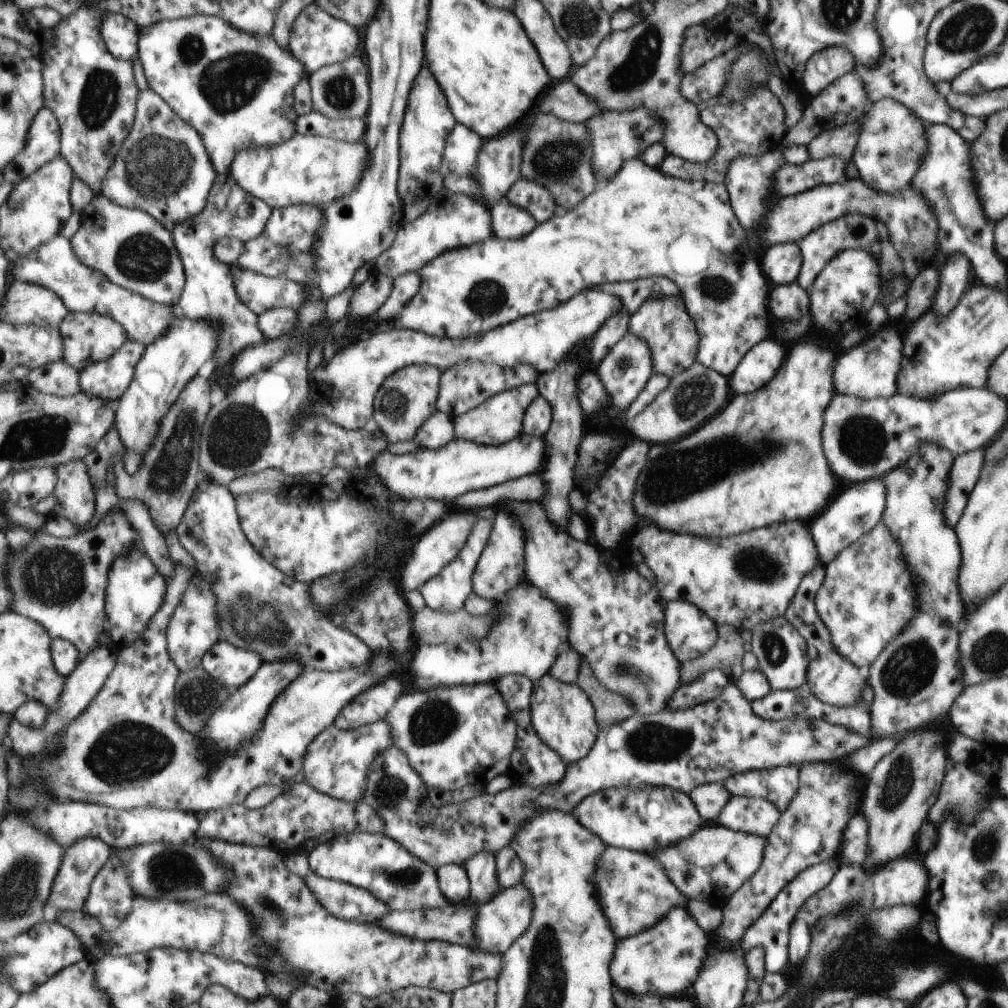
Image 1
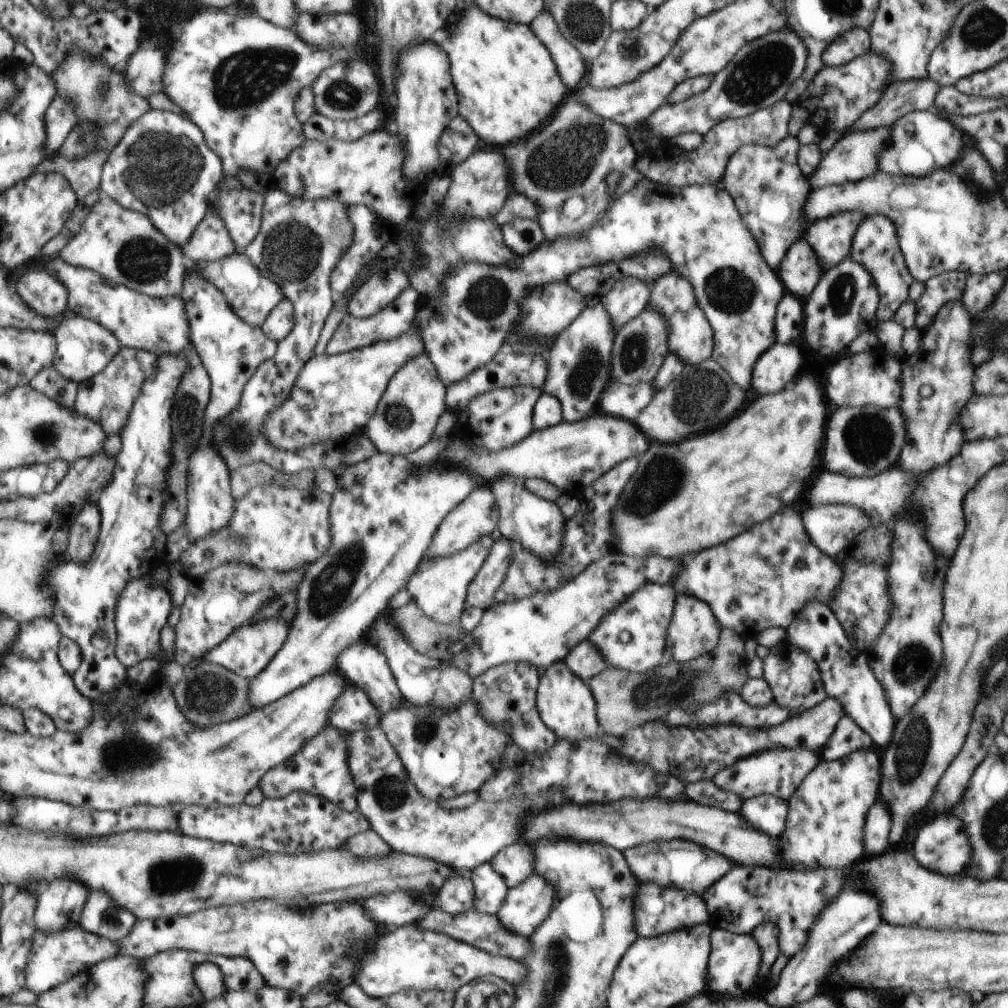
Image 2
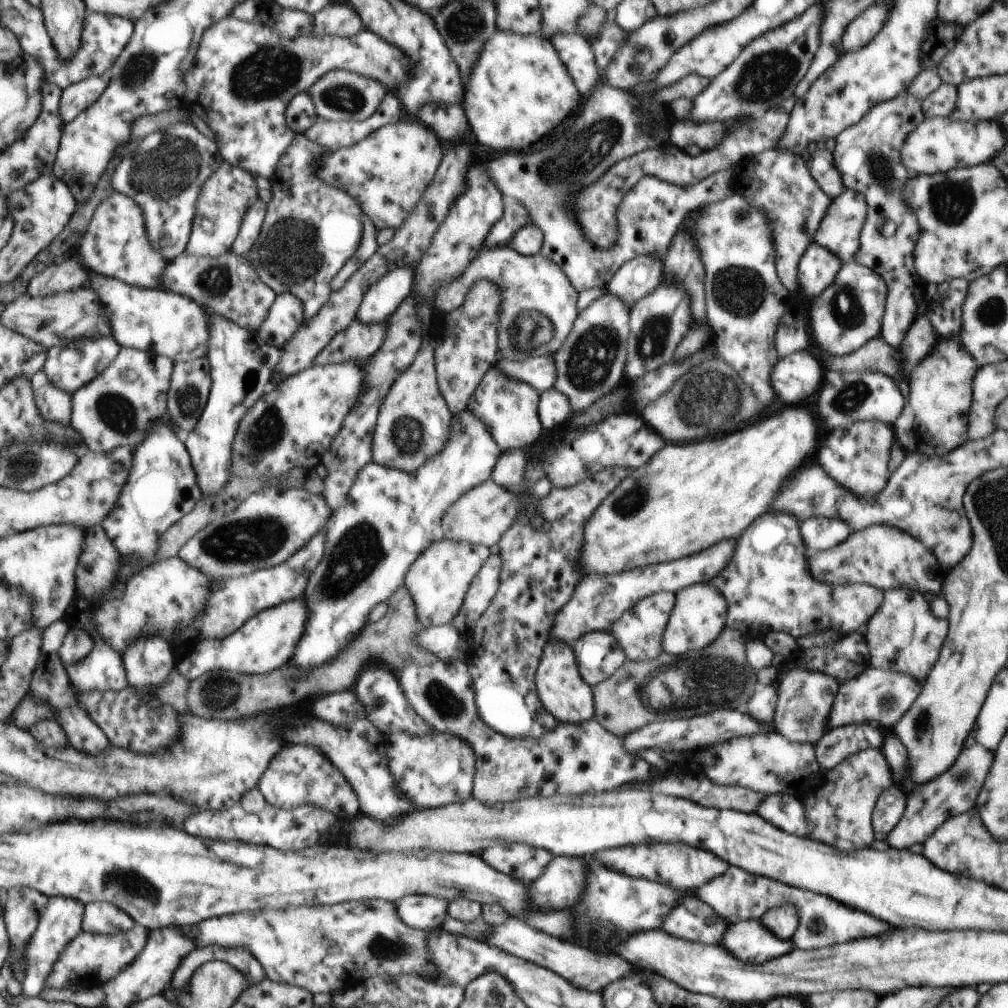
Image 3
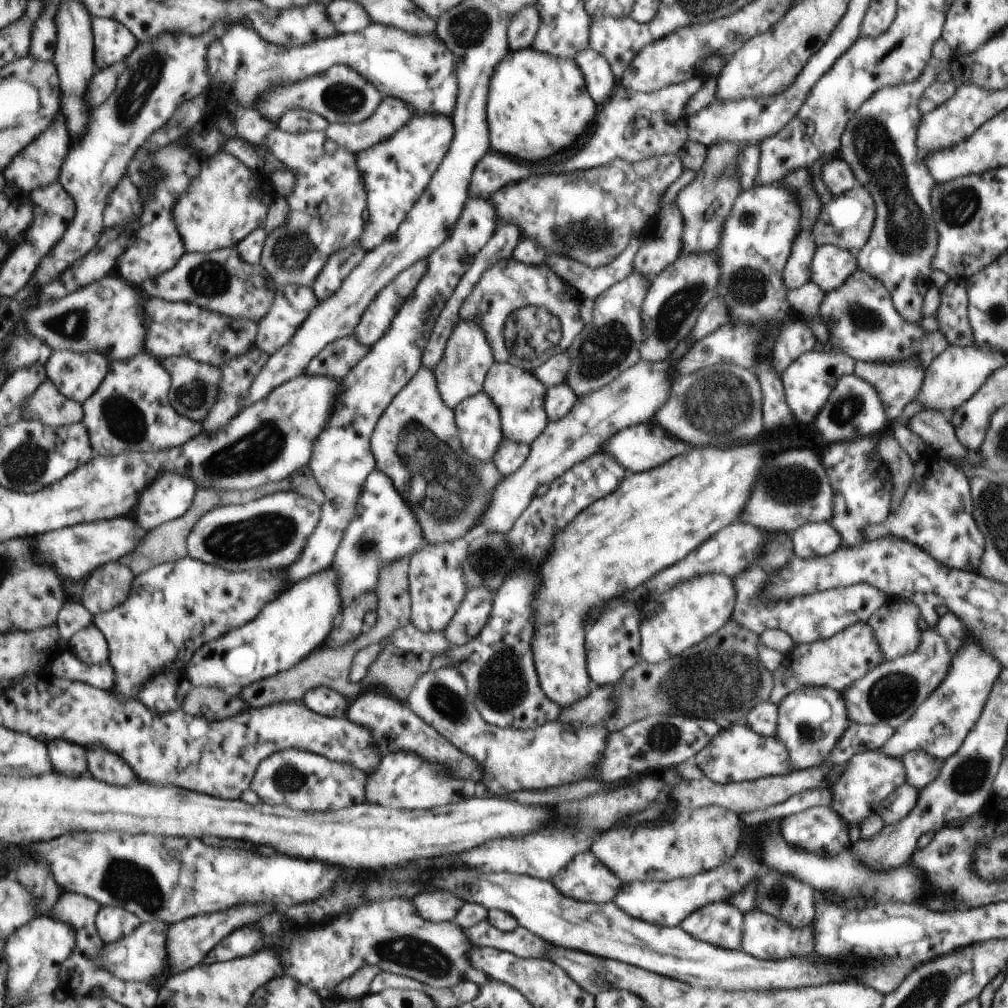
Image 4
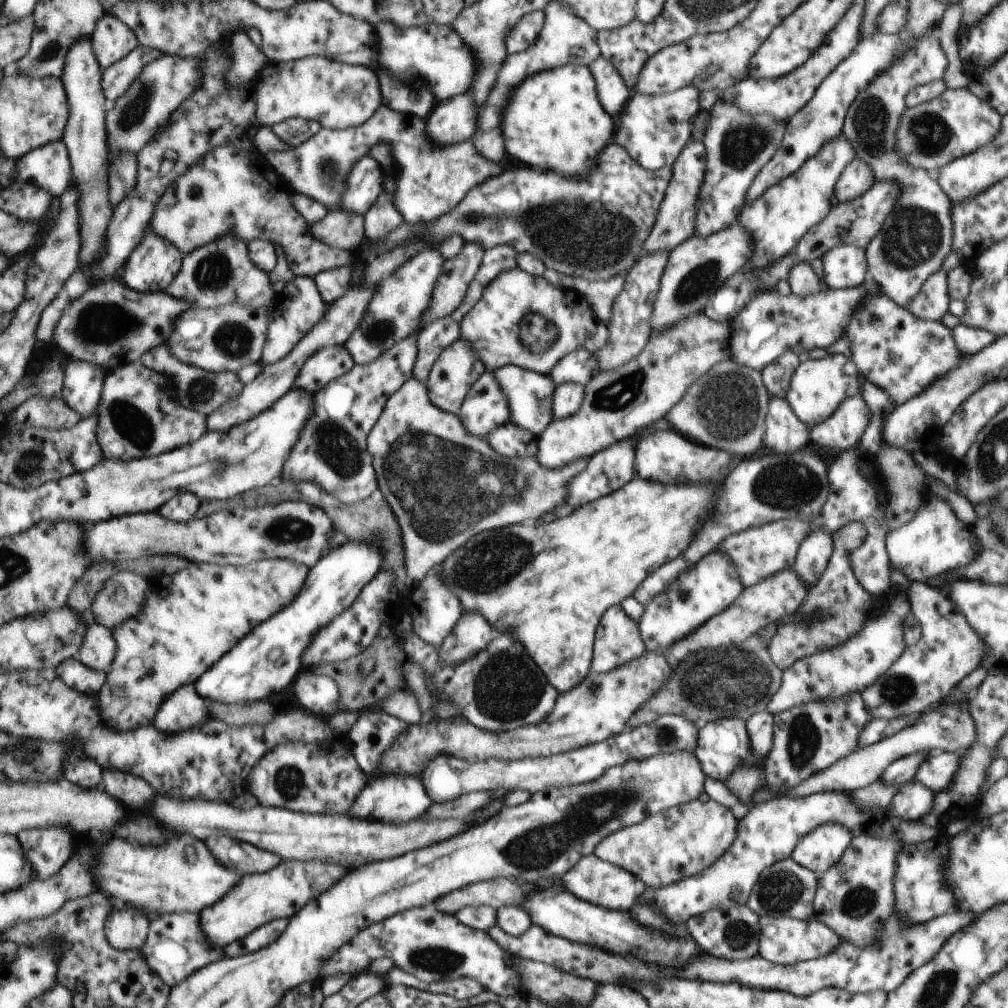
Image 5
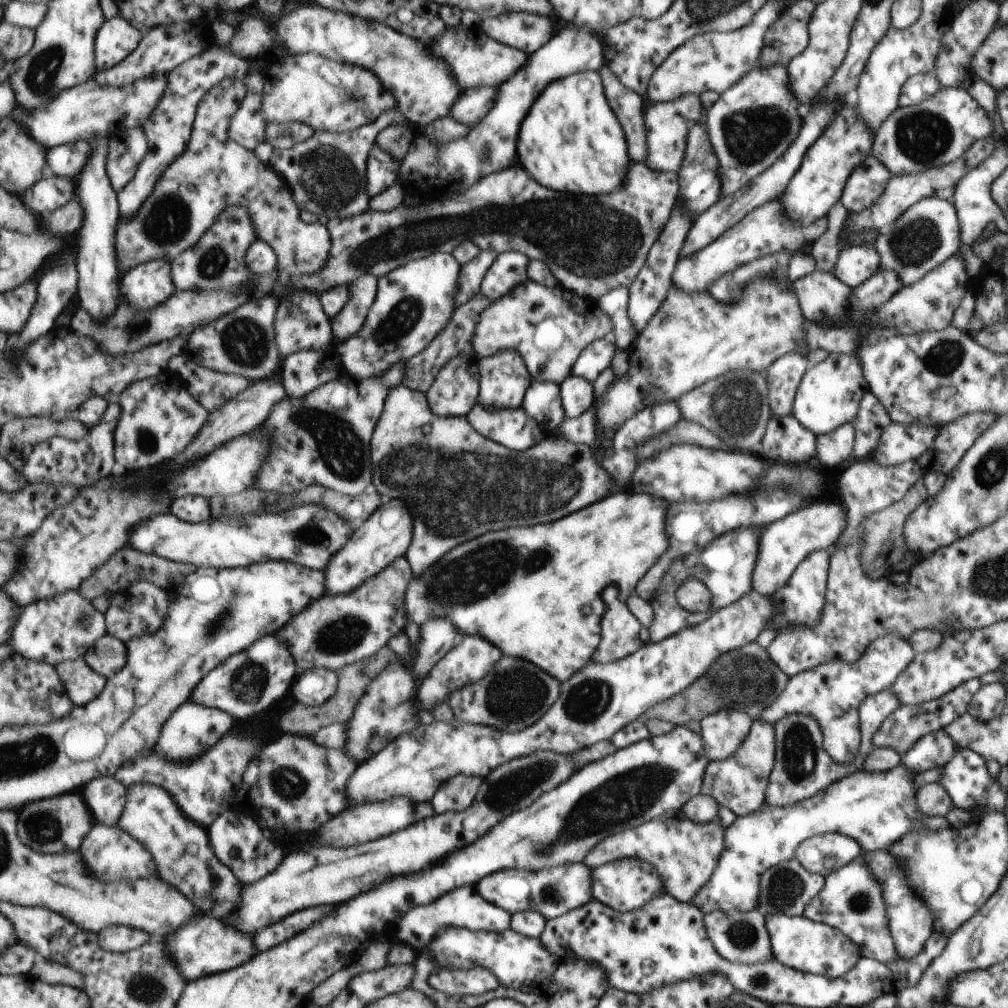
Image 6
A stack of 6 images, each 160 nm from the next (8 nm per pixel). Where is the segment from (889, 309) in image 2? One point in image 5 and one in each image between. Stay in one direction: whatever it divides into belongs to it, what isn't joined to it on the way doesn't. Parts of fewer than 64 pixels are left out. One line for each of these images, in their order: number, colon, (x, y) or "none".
3: (867, 154)
4: (879, 145)
5: (913, 240)

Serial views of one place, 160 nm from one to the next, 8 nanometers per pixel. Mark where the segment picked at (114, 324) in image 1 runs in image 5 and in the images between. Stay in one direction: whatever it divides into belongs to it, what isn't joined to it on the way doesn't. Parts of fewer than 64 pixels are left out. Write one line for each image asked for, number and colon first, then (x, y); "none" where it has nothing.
2: (85, 347)
3: (71, 366)
4: (78, 376)
5: (85, 381)

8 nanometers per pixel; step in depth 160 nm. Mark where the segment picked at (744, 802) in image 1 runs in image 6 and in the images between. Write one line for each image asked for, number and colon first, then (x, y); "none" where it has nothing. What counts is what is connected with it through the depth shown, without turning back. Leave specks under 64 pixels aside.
2: (768, 812)
3: (786, 812)
4: (818, 829)
5: (822, 847)
6: (821, 854)

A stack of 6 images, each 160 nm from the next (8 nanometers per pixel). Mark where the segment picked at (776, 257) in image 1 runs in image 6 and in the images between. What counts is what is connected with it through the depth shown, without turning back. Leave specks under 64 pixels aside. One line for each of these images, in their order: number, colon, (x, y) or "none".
2: (799, 269)
3: (817, 267)
4: (830, 265)
5: (844, 266)
6: (855, 264)

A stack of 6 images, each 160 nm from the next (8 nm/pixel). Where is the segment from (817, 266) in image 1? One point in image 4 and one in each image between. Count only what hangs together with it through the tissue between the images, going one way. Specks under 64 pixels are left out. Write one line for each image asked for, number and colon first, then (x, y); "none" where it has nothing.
2: (831, 238)
3: (838, 230)
4: (845, 221)

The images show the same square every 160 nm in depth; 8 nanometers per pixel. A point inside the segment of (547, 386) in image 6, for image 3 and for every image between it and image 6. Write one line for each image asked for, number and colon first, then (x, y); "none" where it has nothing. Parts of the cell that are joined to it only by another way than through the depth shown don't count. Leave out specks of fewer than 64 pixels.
3: (508, 407)
4: (517, 394)
5: (529, 395)

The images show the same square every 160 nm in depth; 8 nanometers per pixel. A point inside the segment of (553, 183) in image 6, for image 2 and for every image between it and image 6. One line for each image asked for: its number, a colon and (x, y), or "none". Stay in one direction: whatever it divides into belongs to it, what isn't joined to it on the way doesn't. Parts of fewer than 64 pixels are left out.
2: (509, 83)
3: (519, 89)
4: (538, 104)
5: (553, 121)

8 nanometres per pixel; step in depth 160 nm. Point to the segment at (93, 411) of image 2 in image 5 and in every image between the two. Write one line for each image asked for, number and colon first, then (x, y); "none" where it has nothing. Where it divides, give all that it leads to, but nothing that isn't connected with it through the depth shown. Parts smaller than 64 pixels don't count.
3: (118, 409)
4: (131, 411)
5: (140, 416)

